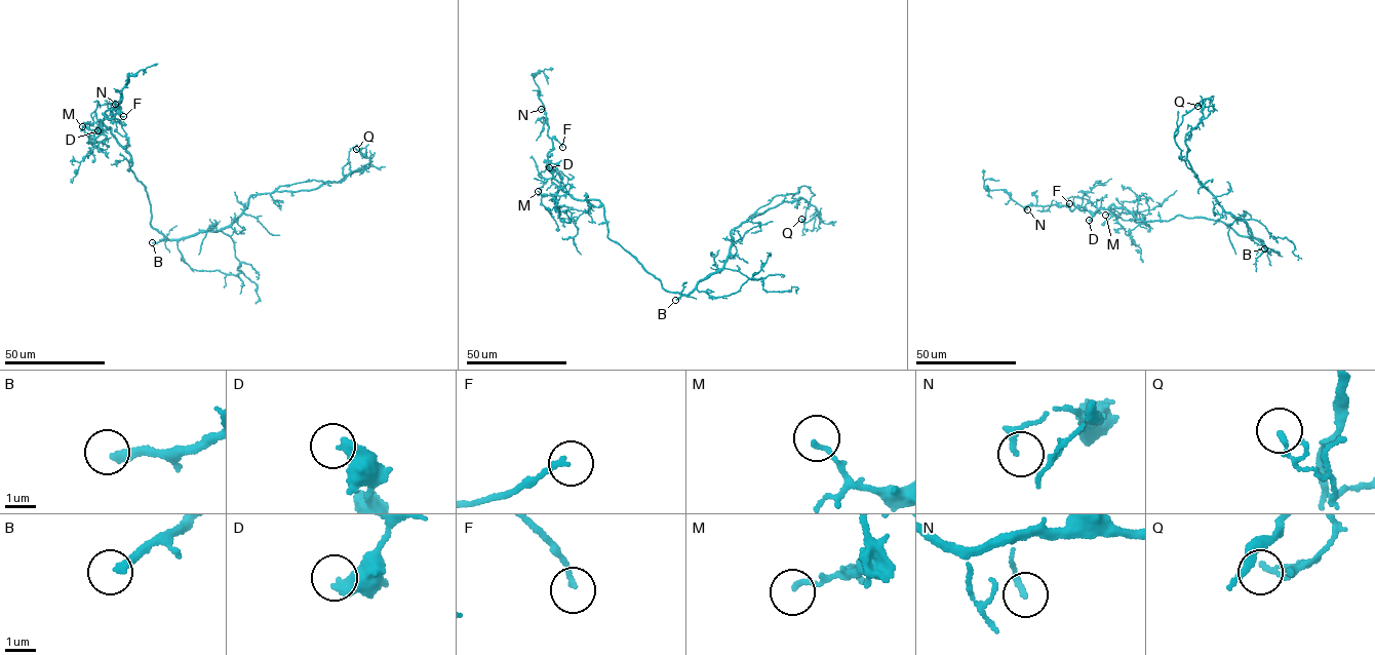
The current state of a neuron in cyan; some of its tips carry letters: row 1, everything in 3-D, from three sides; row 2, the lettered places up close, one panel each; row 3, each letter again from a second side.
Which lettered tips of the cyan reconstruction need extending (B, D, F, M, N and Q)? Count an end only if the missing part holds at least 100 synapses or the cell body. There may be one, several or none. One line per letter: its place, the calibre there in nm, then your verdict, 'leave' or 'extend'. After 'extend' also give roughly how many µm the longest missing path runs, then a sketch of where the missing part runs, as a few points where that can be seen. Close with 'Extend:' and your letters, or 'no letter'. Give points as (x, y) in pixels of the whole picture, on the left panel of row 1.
B: place (152, 242); calibre 260 nm; extend; missing 70 µm; course (152, 242), (89, 247), (73, 239), (62, 240), (59, 235), (63, 230)
D: place (97, 130); calibre 400 nm; leave
F: place (123, 116); calibre 160 nm; leave
M: place (82, 126); calibre 150 nm; leave
N: place (115, 104); calibre 220 nm; leave
Q: place (356, 149); calibre 110 nm; leave
Extend: B

